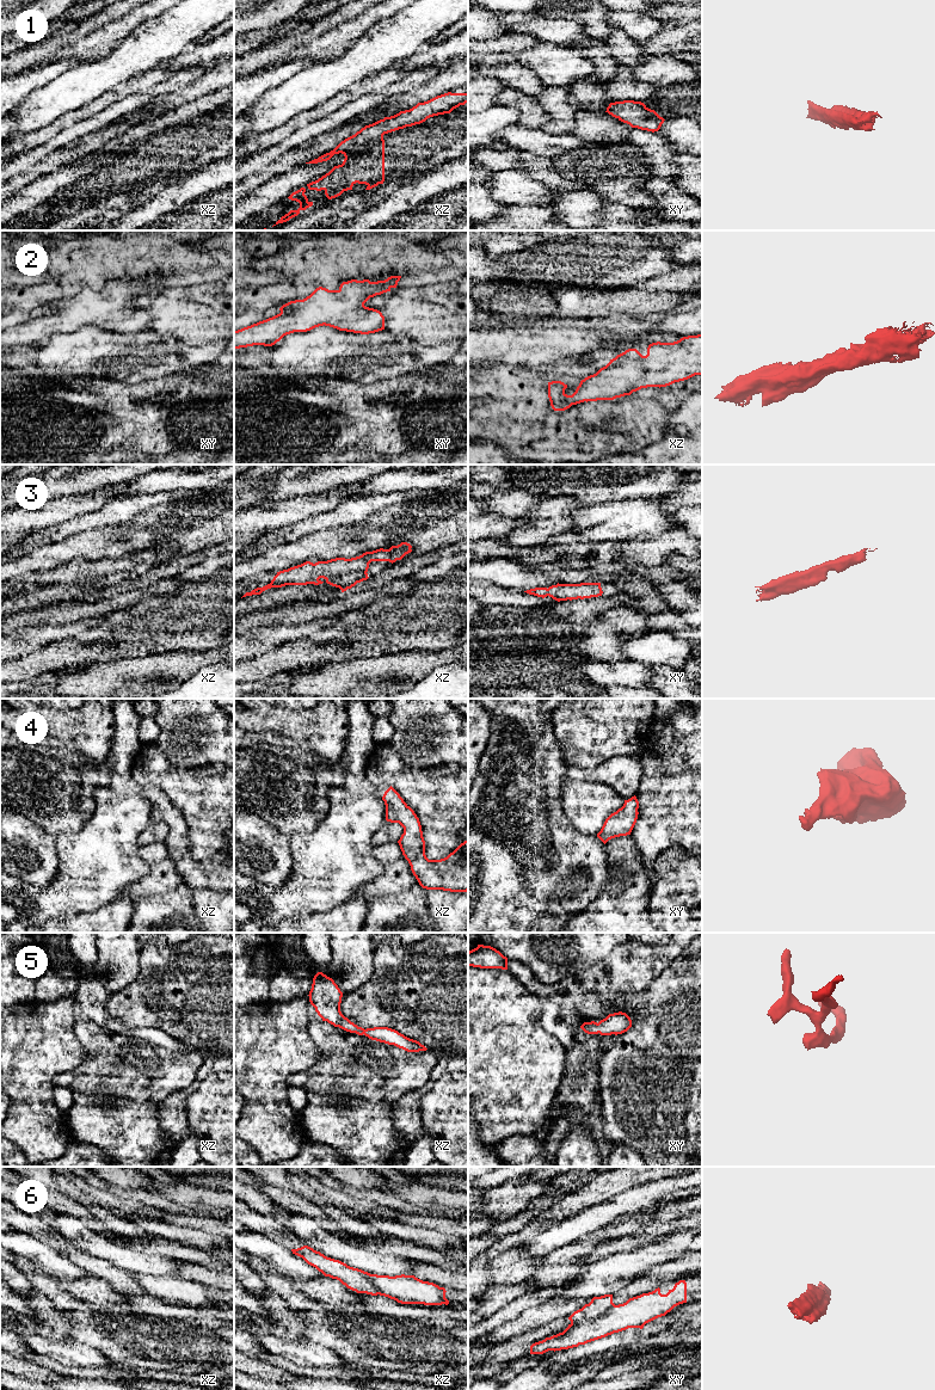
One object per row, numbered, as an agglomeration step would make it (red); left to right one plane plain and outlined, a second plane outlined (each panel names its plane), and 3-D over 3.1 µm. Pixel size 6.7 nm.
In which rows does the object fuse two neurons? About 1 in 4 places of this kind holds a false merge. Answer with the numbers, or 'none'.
none

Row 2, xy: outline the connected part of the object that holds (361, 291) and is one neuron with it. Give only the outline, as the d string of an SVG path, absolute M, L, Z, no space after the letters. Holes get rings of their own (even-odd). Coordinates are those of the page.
M401 276L385 281L351 279L338 290L316 288L303 300L283 305L281 313L251 326L234 331L234 349L253 345L272 346L284 336L307 332L319 326L369 334L385 330L385 316L364 303L376 295L396 288Z

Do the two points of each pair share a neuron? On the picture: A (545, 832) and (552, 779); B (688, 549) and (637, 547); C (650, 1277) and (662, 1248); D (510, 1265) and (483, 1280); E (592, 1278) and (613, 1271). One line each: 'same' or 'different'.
A: same
B: same
C: different
D: same
E: same

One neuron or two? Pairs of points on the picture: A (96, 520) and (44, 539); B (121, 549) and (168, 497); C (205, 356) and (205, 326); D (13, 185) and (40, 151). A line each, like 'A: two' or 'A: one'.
A: one
B: two
C: two
D: two

